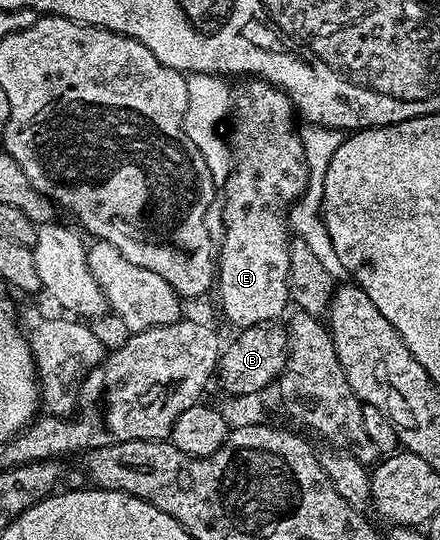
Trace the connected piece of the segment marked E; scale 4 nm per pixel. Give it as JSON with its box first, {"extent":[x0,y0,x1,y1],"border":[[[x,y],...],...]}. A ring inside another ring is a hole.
{"extent":[214,79,308,330],"border":[[[244,79],[240,86],[233,88],[232,106],[230,108],[230,122],[232,121],[232,137],[230,133],[230,145],[232,148],[234,164],[231,168],[231,173],[228,176],[228,182],[222,187],[224,192],[224,213],[222,212],[222,220],[224,227],[224,238],[218,244],[218,272],[214,282],[215,288],[220,288],[220,307],[224,311],[225,317],[229,323],[236,325],[237,330],[254,329],[257,327],[267,326],[269,323],[276,323],[285,316],[284,308],[289,308],[290,302],[288,299],[288,272],[290,271],[290,226],[288,224],[288,211],[305,196],[308,189],[308,160],[304,154],[306,144],[305,138],[300,137],[300,129],[296,126],[298,122],[298,113],[294,108],[287,92],[279,89],[276,85],[271,85],[270,82],[263,79]]]}

